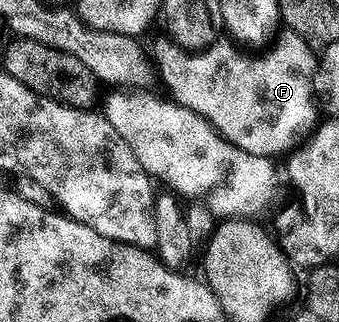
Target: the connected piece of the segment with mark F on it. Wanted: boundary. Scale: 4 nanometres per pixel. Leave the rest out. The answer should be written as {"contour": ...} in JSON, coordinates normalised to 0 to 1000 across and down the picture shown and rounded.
{"contour":[[[838,87],[796,130],[799,155],[779,177],[726,165],[717,155],[726,149],[681,121],[631,127],[614,152],[584,158],[537,152],[501,121],[478,124],[457,140],[457,202],[493,273],[490,298],[516,323],[599,363],[664,435],[711,457],[711,469],[735,469],[735,481],[820,491],[820,475],[844,478],[873,447],[870,425],[891,429],[932,385],[917,252],[929,239],[935,165],[864,93]]]}

